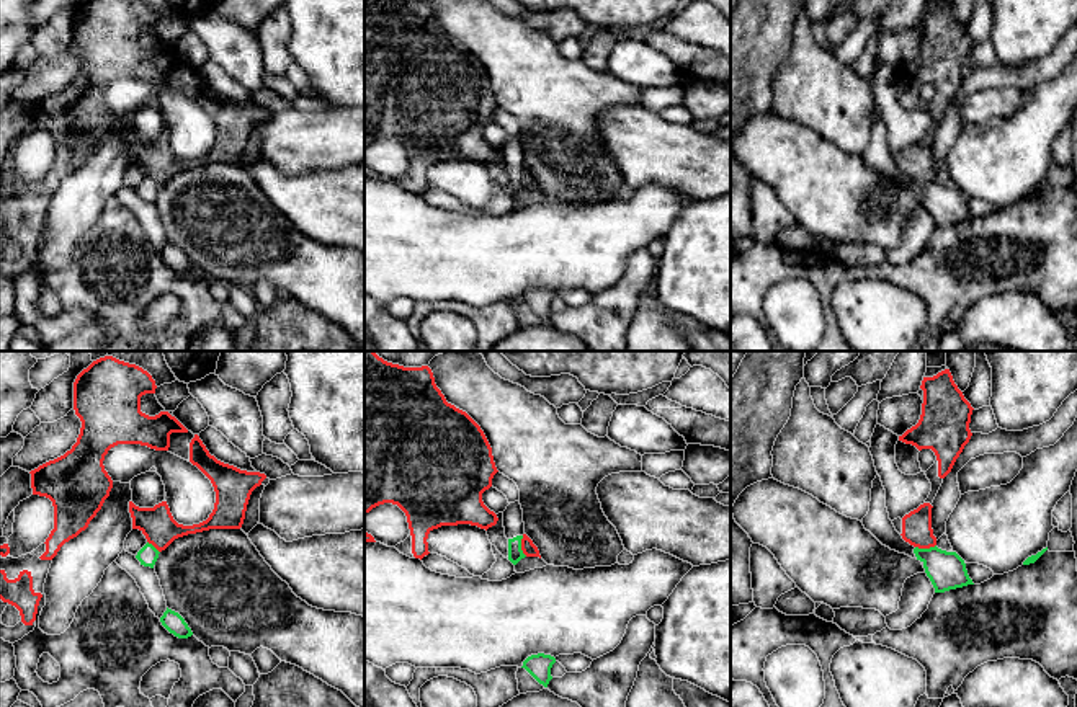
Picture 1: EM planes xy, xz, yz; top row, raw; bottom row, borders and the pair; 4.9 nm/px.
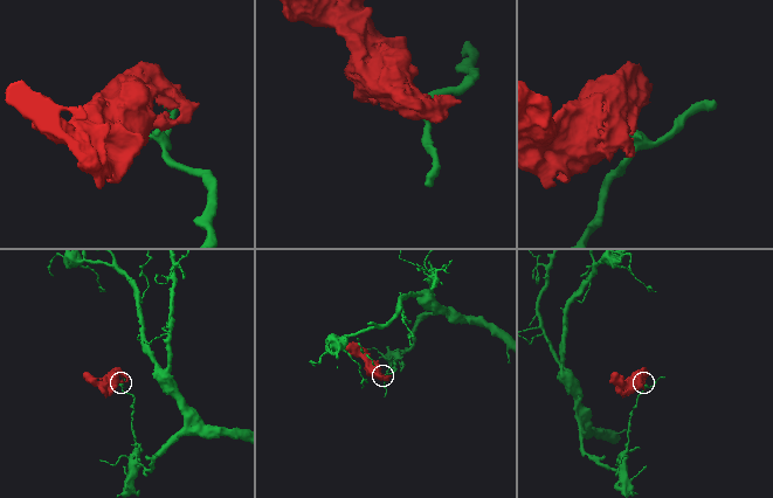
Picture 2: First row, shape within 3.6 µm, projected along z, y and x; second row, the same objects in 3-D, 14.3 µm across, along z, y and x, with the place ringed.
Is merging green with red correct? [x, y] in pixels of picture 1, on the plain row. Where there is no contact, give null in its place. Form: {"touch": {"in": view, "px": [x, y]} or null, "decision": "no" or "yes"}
{"touch": {"in": "xz", "px": [520, 180]}, "decision": "no"}

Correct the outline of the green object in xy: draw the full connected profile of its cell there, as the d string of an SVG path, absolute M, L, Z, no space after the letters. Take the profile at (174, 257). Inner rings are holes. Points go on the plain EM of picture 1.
M168 242L163 247L163 250L160 251L160 256L170 268L173 268L178 273L188 273L193 269L185 253L178 247Z

